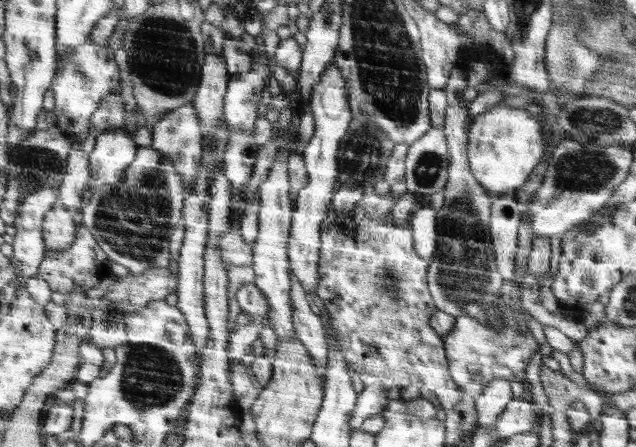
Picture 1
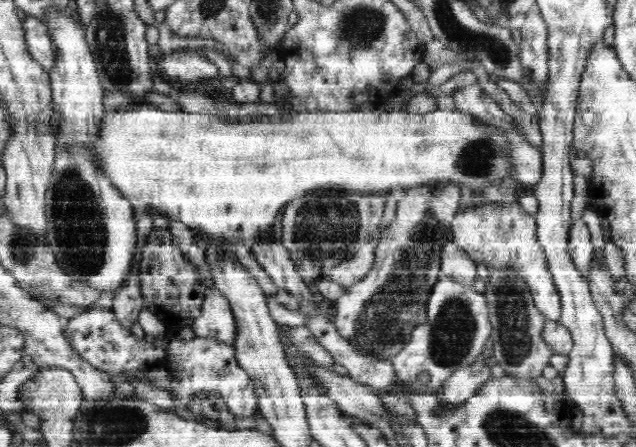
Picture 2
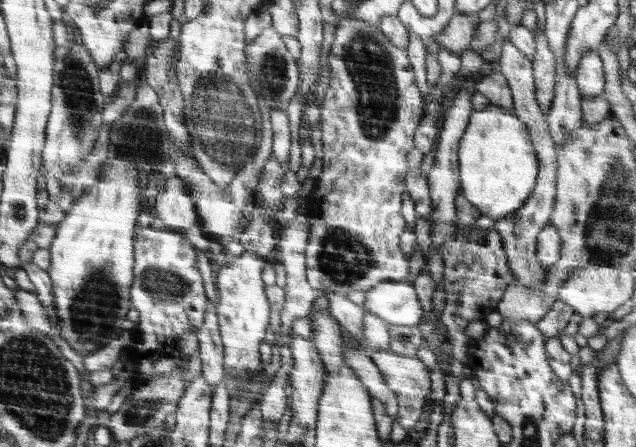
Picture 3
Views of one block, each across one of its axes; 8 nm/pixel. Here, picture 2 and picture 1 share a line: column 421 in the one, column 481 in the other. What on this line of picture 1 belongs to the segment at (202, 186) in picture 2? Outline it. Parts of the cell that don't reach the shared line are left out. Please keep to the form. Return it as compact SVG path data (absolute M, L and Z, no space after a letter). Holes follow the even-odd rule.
M498 104L492 110L474 118L469 130L468 154L469 165L477 182L487 192L500 194L516 193L544 158L546 144L541 122L525 109Z

